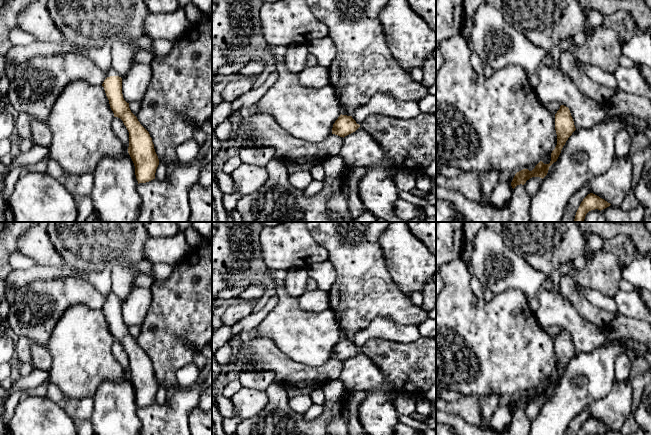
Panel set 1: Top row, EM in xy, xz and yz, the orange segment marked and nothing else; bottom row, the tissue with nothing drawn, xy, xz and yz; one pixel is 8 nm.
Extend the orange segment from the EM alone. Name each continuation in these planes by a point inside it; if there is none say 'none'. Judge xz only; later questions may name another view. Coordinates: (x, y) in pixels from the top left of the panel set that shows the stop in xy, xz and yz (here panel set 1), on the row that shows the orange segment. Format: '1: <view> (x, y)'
none

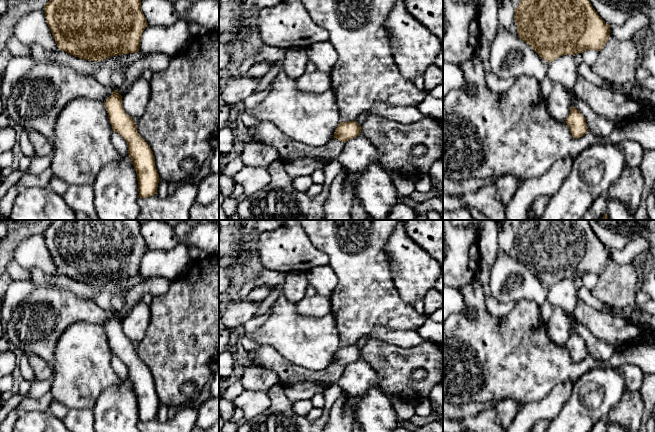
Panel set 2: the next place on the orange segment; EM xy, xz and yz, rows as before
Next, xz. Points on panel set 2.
none

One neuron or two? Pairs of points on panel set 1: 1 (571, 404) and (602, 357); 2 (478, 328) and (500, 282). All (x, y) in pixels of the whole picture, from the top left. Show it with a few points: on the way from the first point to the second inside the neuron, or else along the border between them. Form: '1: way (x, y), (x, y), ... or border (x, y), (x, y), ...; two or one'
1: way (580, 392), (589, 383), (590, 375), (595, 369); one
2: border (517, 288), (507, 288), (494, 295); two

